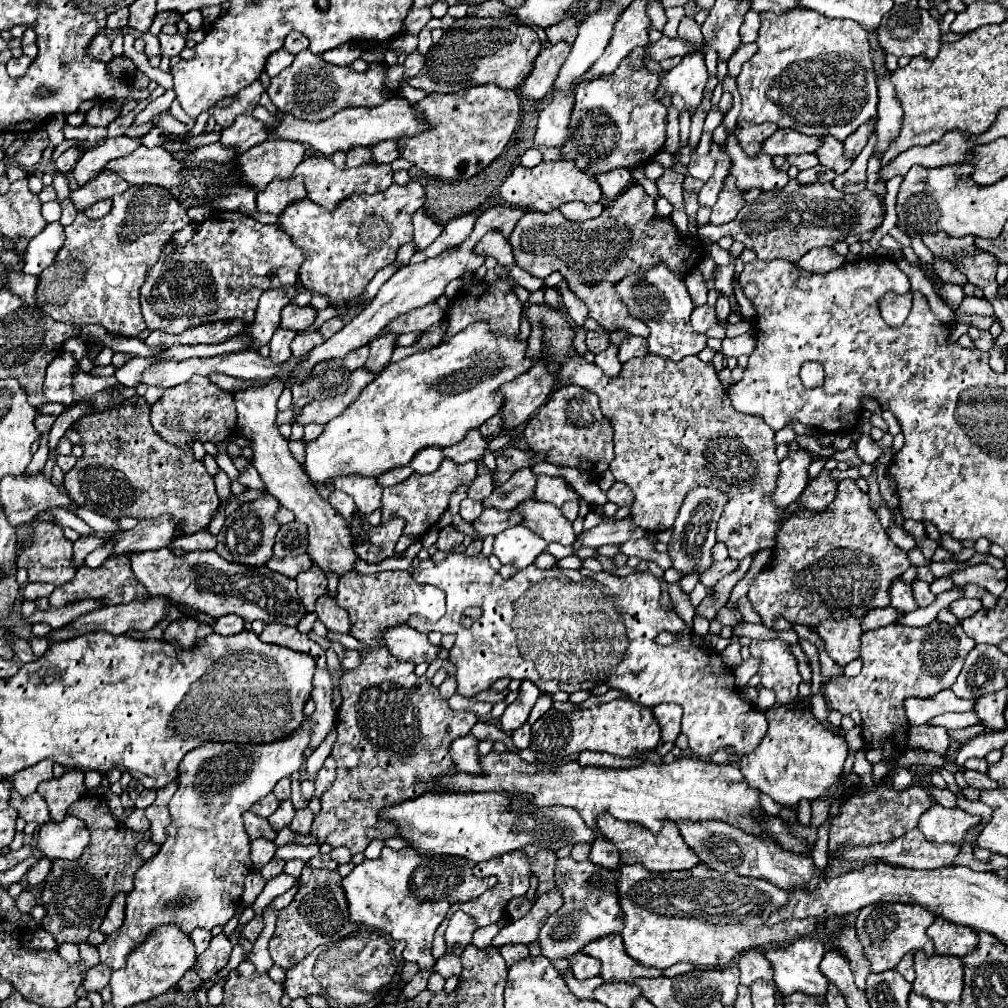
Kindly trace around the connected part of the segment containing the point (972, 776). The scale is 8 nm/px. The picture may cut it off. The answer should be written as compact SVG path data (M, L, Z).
M964 770L964 778L966 778L968 786L978 788L978 790L994 790L994 788L998 788L998 784L994 780L990 780L986 774L980 774L976 770Z

